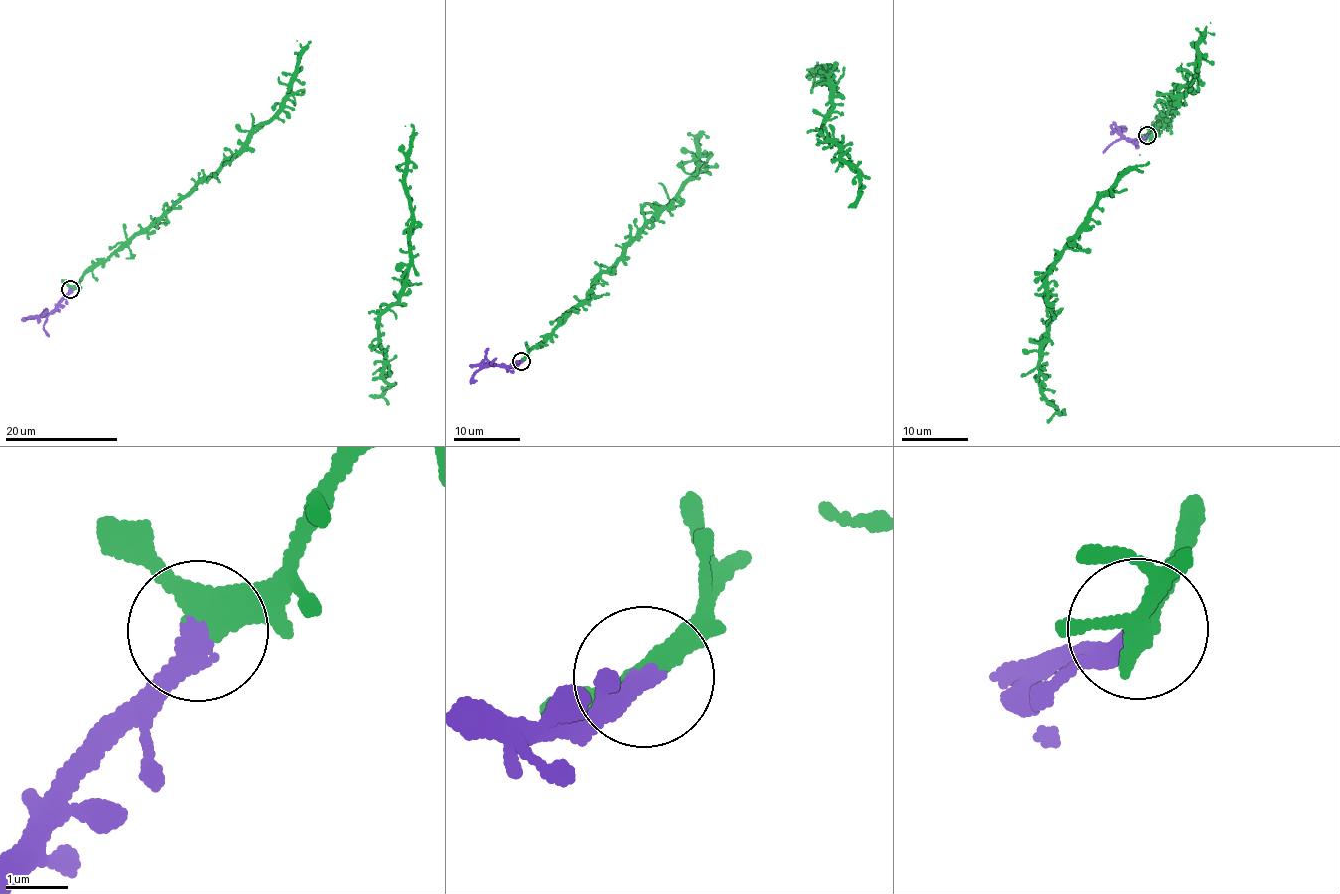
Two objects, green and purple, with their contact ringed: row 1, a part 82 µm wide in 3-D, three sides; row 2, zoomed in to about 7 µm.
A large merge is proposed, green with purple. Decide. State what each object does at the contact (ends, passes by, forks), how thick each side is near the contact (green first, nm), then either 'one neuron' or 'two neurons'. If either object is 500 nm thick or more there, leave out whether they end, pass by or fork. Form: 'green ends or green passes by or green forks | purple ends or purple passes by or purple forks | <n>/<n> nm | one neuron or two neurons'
green passes by | purple ends | 340/320 nm | one neuron

